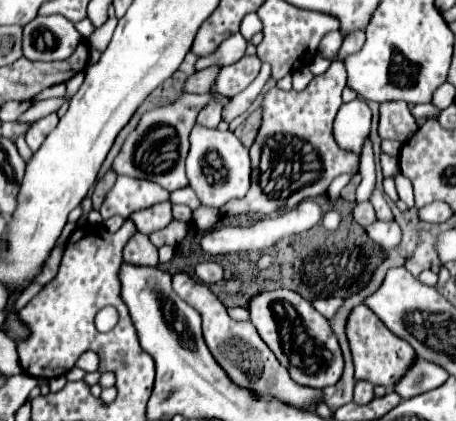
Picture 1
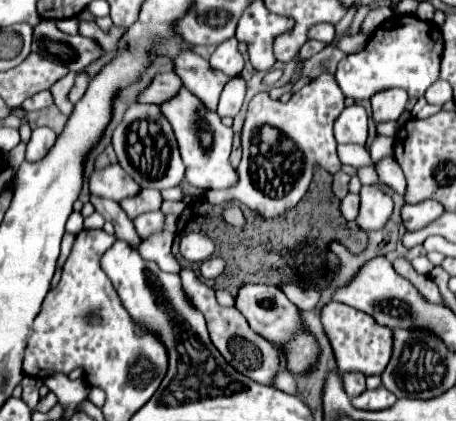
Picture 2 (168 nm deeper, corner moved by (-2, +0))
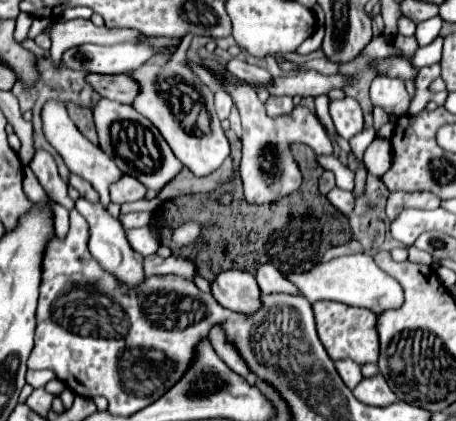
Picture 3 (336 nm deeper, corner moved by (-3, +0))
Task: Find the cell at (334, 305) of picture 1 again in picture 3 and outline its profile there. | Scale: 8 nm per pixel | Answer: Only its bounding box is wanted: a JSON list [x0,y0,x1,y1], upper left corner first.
[255,265,301,295]

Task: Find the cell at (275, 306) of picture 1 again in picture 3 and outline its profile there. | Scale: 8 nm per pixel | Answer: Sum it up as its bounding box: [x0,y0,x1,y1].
[211,269,263,315]

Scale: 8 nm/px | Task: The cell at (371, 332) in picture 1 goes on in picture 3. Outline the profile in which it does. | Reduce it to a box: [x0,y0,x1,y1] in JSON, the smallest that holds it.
[313,301,379,367]

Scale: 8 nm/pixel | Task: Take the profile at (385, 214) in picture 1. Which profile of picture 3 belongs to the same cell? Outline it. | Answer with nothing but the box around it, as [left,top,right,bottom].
[333,97,363,139]

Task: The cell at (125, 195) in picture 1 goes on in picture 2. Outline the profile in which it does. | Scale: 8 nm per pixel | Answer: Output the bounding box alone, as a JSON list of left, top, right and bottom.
[88,163,140,201]

